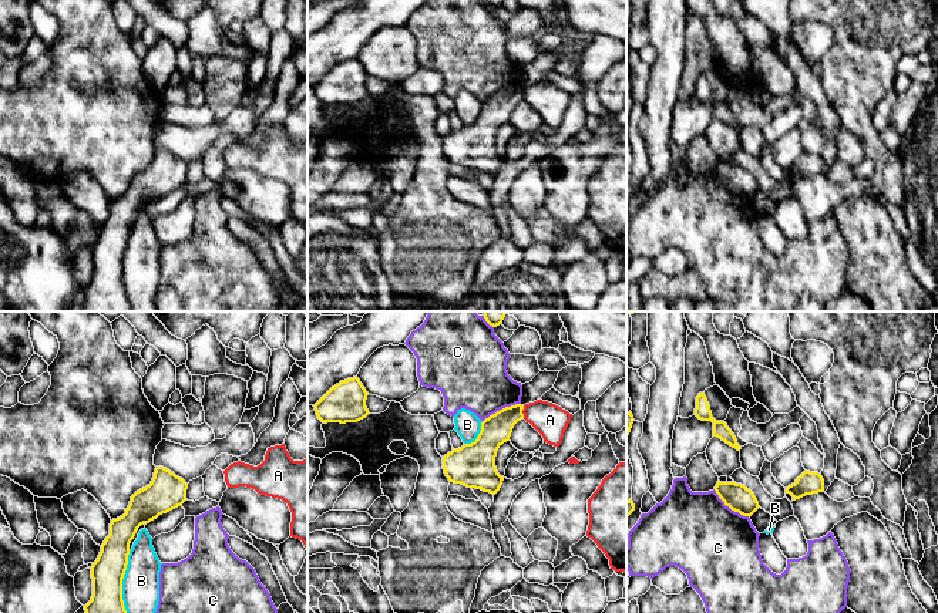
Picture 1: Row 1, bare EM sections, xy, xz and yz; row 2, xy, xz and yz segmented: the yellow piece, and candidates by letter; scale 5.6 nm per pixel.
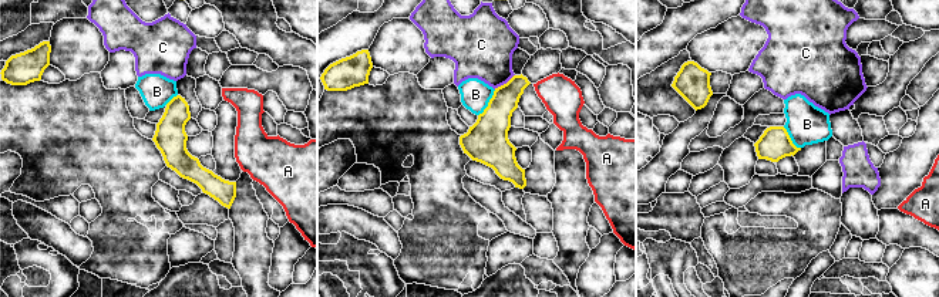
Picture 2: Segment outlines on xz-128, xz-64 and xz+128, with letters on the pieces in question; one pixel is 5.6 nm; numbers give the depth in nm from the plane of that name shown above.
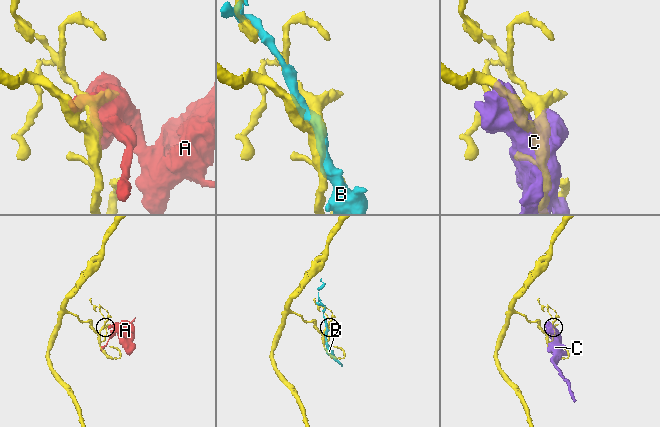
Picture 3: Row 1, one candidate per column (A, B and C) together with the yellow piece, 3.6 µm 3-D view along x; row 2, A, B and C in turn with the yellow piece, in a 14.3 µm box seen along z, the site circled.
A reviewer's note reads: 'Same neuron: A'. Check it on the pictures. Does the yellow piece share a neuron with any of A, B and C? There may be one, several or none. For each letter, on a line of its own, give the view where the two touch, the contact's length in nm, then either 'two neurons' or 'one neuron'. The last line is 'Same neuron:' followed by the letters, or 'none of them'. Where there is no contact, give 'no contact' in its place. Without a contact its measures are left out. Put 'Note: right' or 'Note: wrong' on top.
Note: wrong
A: contact in xz; length 70 nm; two neurons
B: contact in xy; length 440 nm; two neurons
C: contact in yz; length 260 nm; two neurons
Same neuron: none of them

